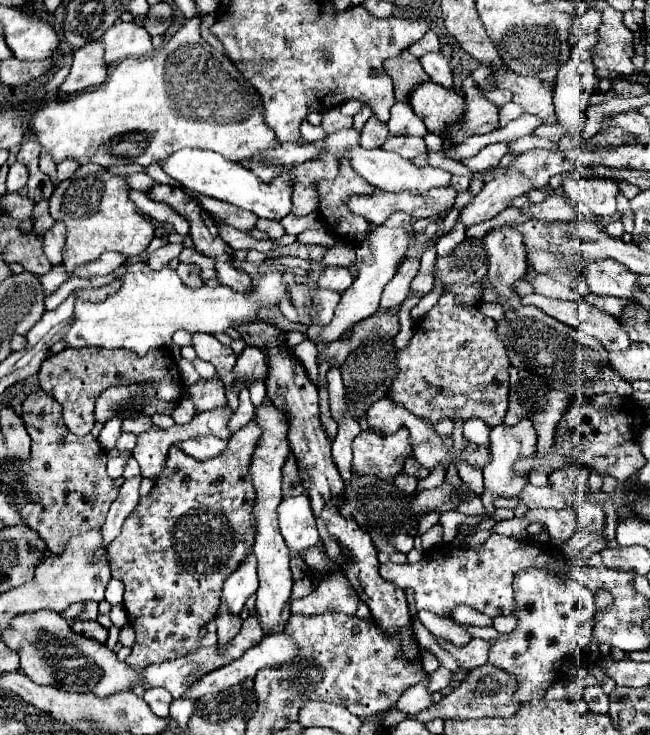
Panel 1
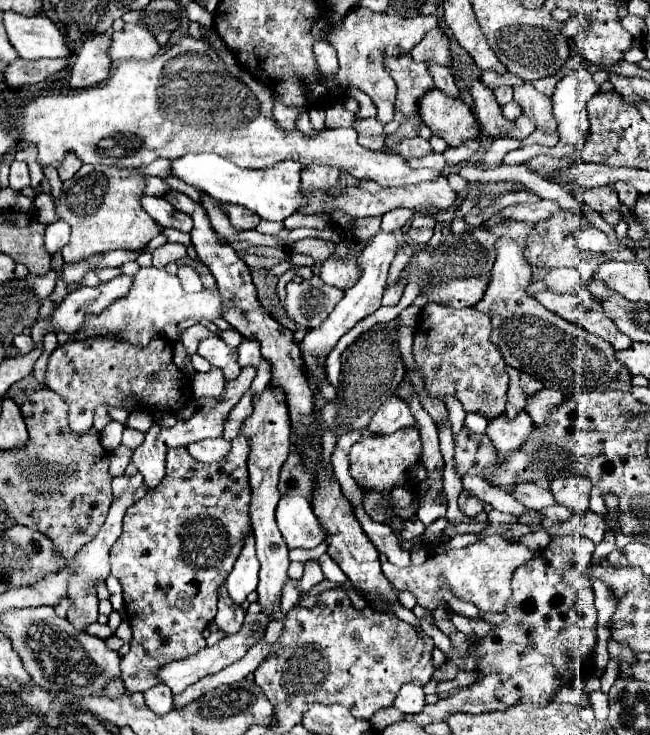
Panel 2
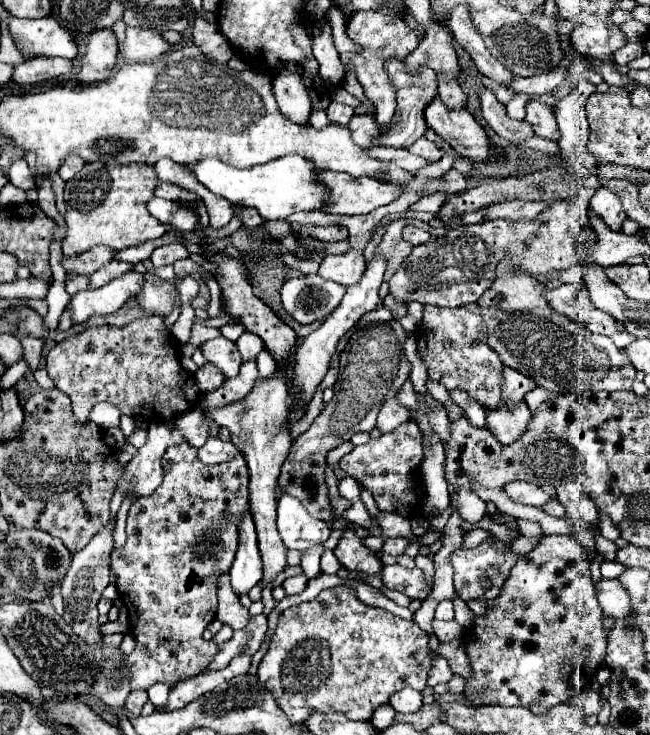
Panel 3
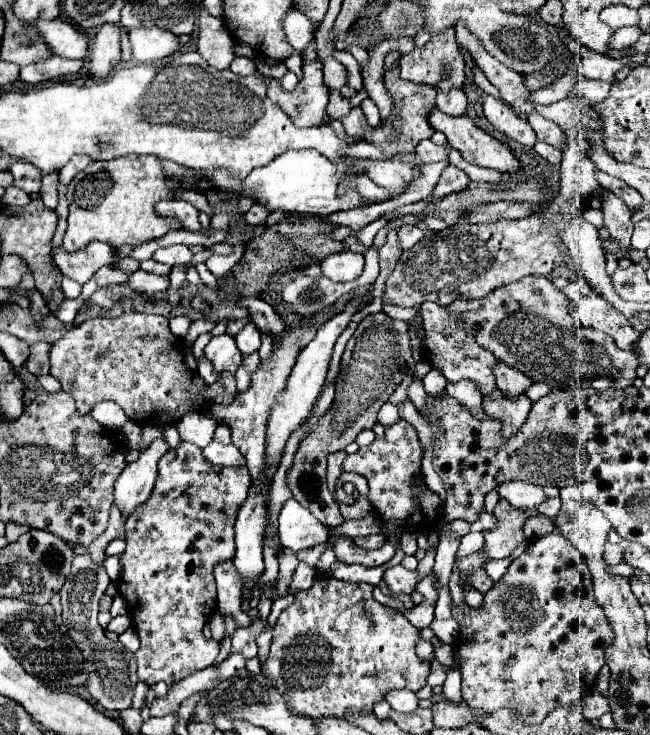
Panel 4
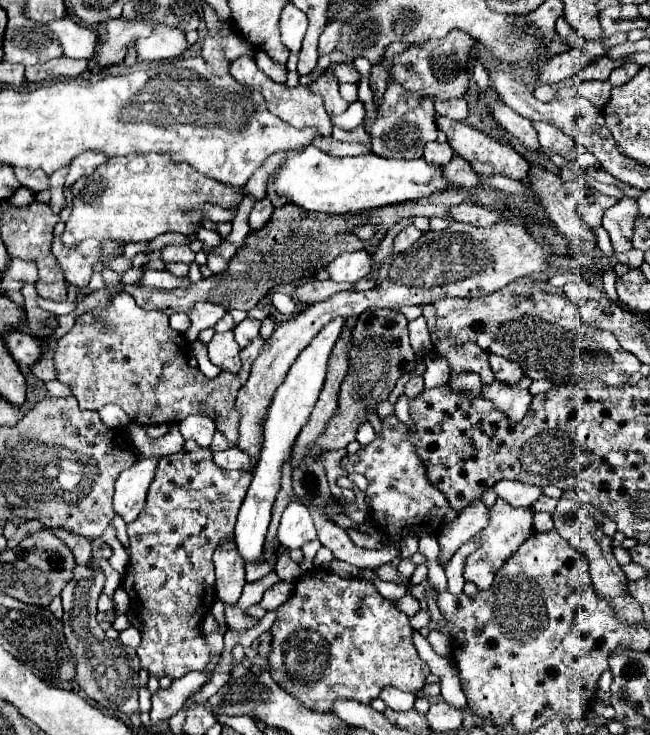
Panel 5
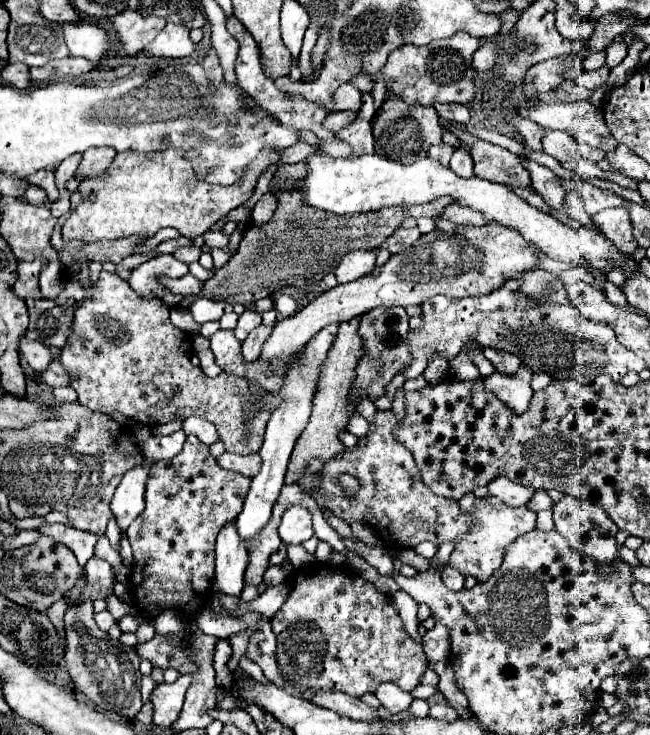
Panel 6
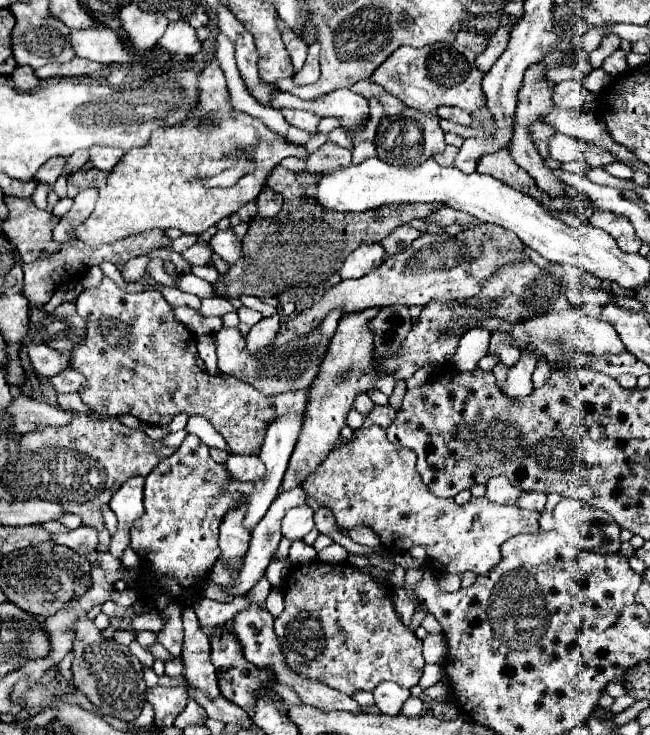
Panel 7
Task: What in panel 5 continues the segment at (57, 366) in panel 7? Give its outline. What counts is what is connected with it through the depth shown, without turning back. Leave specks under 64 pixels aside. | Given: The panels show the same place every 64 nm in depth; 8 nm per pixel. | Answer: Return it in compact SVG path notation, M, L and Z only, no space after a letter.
M6 332L2 334L2 340L10 352L10 356L16 360L16 364L32 366L40 356L40 342L36 342L32 336L22 332Z

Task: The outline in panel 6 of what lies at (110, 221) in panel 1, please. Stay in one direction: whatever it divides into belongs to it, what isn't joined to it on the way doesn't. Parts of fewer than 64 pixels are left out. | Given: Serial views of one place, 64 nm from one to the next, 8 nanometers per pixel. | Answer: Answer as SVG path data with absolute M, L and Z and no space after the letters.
M122 152L102 176L80 182L78 194L82 196L82 202L76 204L72 216L68 216L64 222L62 238L64 242L98 242L128 236L150 238L168 226L176 228L186 238L196 238L230 210L244 204L252 196L260 172L266 170L266 166L276 158L278 152L264 152L264 156L260 156L256 162L256 168L248 170L248 176L244 176L242 184L218 186L198 180L190 160L178 152Z

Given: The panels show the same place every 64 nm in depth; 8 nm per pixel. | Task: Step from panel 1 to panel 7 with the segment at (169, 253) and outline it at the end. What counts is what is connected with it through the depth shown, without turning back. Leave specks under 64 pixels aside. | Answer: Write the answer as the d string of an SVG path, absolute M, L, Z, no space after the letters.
M196 242L192 248L182 252L184 260L188 260L190 264L200 264L200 266L204 266L210 260L210 256L212 256L212 248L208 244L200 244L200 242Z

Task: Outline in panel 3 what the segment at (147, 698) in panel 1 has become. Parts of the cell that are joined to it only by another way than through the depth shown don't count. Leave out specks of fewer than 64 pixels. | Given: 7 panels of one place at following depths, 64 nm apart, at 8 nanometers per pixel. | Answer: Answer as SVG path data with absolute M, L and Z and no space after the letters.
M154 684L152 688L148 688L148 698L150 698L150 702L154 704L156 710L166 708L168 692L170 692L170 686L166 686L166 684Z

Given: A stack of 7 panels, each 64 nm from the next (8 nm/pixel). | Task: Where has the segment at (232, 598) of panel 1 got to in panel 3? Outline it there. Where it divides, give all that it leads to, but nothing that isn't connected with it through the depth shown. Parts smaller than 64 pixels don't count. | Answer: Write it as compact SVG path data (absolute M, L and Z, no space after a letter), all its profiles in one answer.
M248 510L240 524L240 546L236 552L236 560L230 568L230 584L236 596L248 594L260 582L260 554L256 548L256 528L252 524L252 516Z

